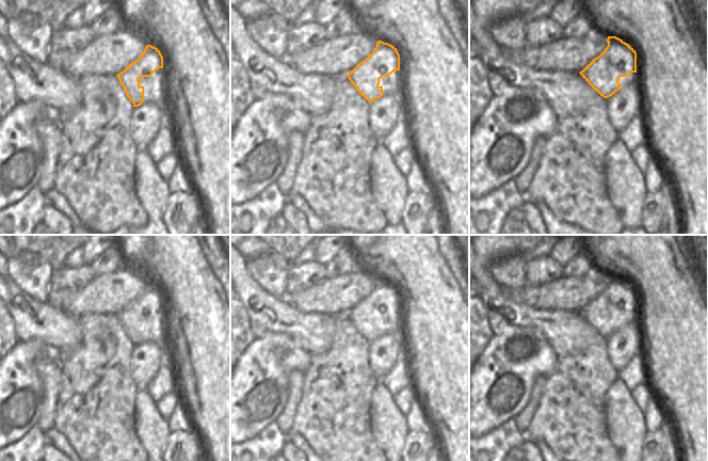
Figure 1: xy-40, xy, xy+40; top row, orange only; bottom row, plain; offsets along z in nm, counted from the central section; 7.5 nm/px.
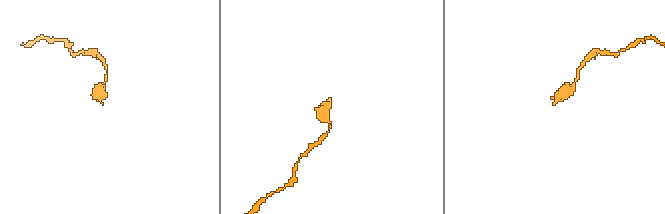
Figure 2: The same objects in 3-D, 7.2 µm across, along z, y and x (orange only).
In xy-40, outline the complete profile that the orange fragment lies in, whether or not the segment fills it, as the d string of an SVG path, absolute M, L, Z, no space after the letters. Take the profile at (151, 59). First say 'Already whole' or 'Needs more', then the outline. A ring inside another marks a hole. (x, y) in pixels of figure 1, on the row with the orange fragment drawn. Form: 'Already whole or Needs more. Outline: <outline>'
Already whole. Outline: M146 45L144 52L116 75L133 107L139 107L144 101L144 86L140 85L139 79L151 77L158 68L163 68L163 57L160 50L151 45Z

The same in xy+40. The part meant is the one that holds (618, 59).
Already whole. Outline: M608 36L607 48L579 74L604 98L622 89L618 79L637 73L637 52L623 39Z

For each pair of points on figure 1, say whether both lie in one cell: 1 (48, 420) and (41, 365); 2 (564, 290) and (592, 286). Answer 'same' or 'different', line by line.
1: same
2: same

